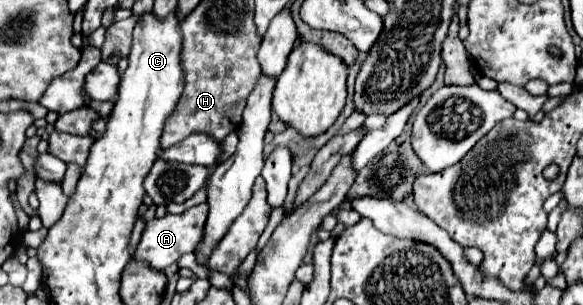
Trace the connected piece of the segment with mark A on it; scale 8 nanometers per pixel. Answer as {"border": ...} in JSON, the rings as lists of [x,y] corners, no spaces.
{"border":[[[201,203],[201,205],[191,207],[189,211],[185,211],[181,215],[167,213],[163,219],[149,221],[145,225],[141,241],[139,241],[139,245],[137,245],[135,253],[133,253],[133,259],[149,263],[149,267],[157,269],[157,271],[163,271],[169,265],[177,263],[177,259],[183,253],[191,253],[197,247],[197,243],[201,241],[201,229],[203,229],[203,225],[207,221],[207,213],[209,213],[209,207],[205,203]]]}

